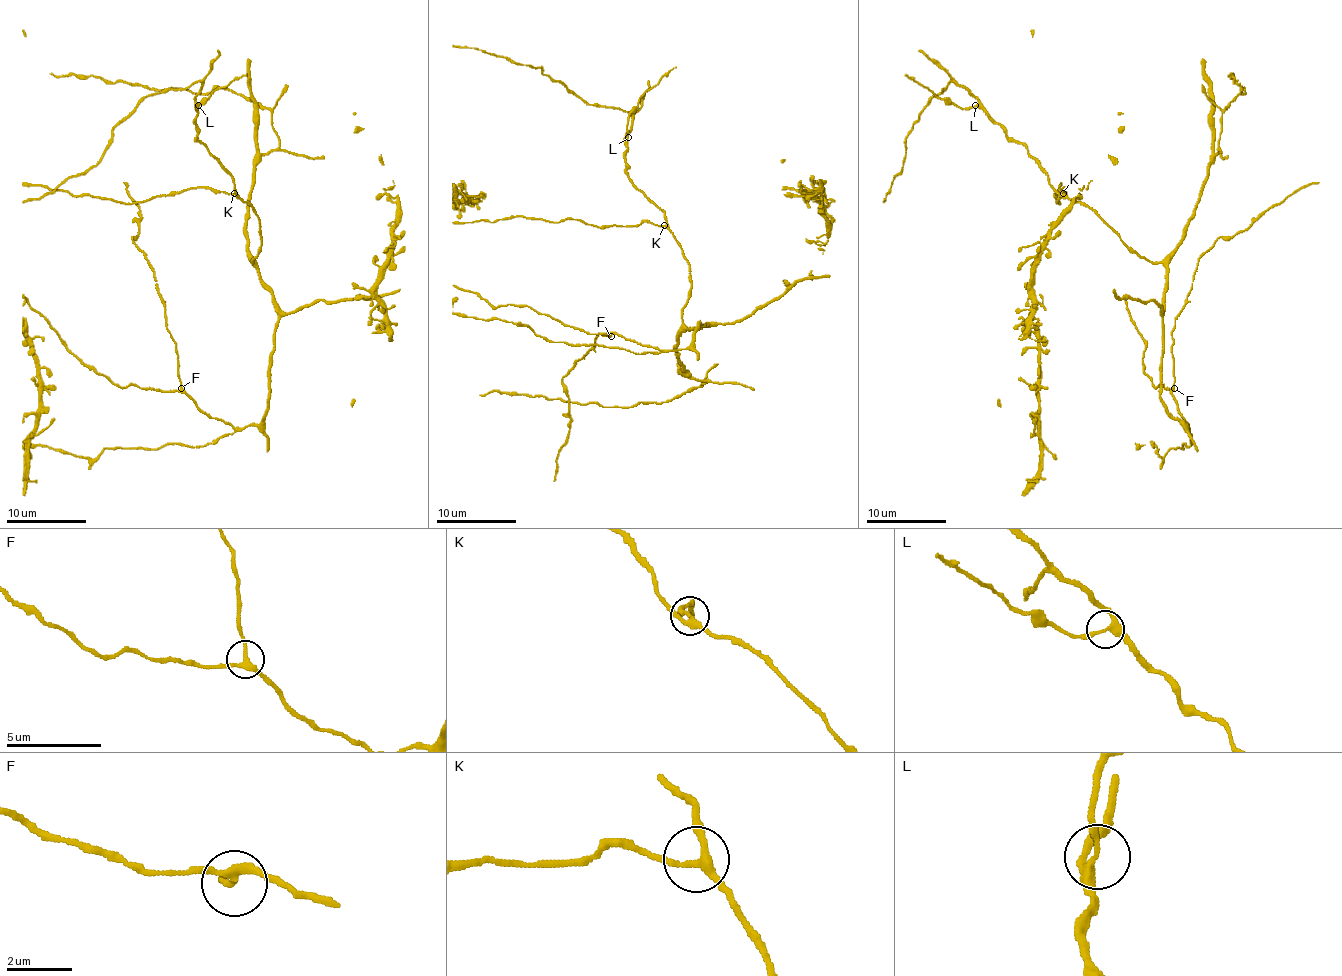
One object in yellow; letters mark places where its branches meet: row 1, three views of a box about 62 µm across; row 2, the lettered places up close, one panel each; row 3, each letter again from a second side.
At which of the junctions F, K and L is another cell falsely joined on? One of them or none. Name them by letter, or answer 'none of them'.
none of them

